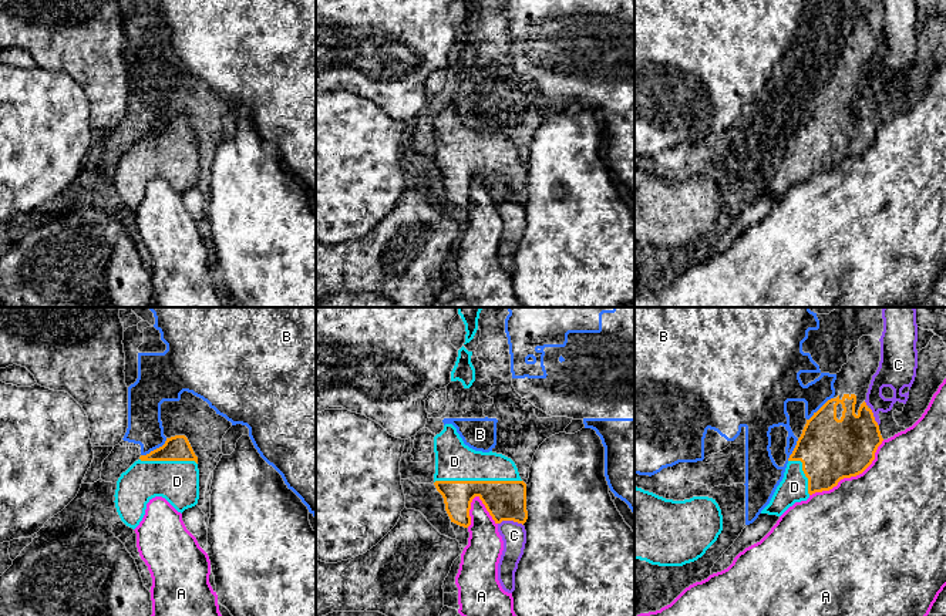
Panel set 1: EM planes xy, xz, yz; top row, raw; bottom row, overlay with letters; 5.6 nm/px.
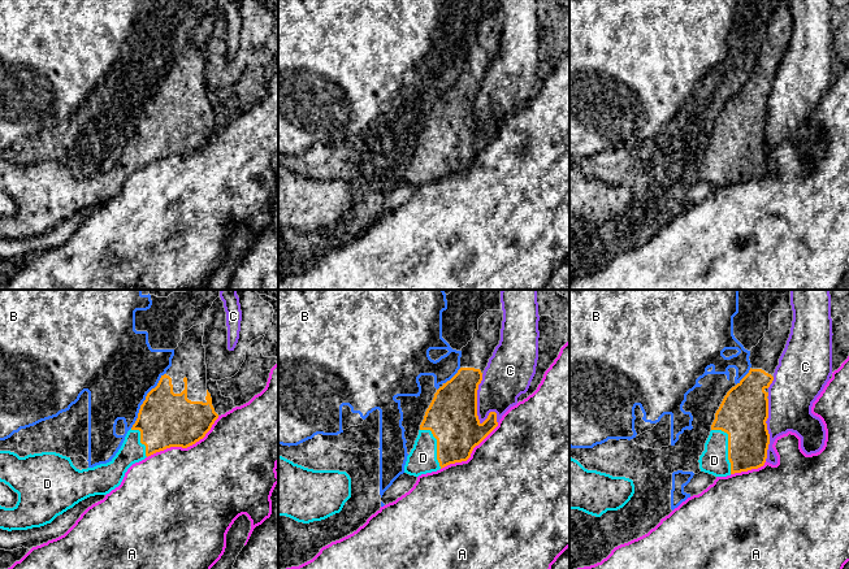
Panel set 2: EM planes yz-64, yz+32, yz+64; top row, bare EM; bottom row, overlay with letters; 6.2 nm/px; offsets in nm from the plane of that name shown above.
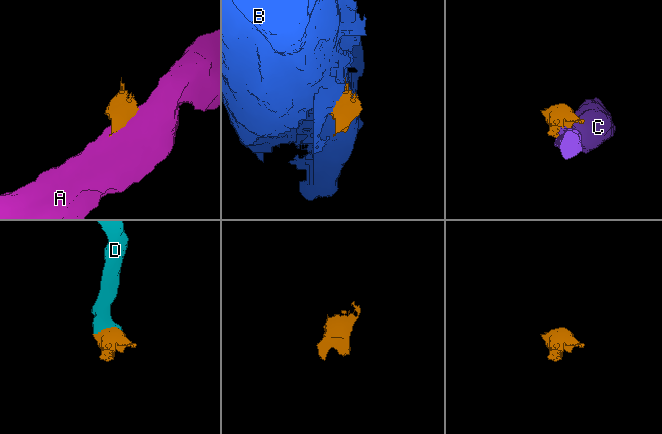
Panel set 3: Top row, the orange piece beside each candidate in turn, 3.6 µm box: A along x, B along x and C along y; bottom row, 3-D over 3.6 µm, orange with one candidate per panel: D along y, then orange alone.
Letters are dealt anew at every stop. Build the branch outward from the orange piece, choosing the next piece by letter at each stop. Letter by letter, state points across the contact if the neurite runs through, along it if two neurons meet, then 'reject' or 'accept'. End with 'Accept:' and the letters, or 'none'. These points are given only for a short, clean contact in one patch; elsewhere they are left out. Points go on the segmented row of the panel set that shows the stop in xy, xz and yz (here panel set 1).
A: reject
B: border xy (167, 438), (161, 445), (141, 455); reject
C: reject
D: accept
Accept: D

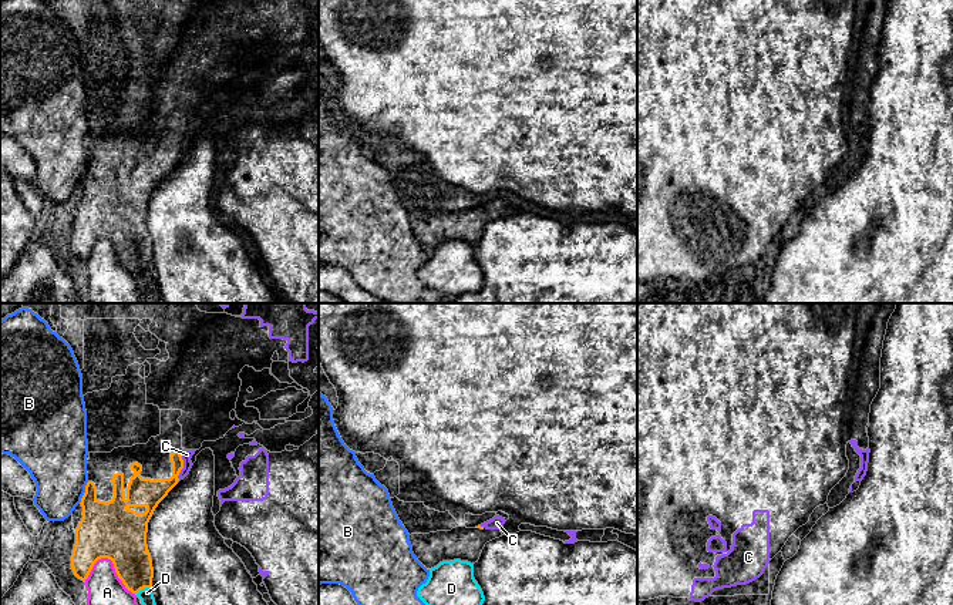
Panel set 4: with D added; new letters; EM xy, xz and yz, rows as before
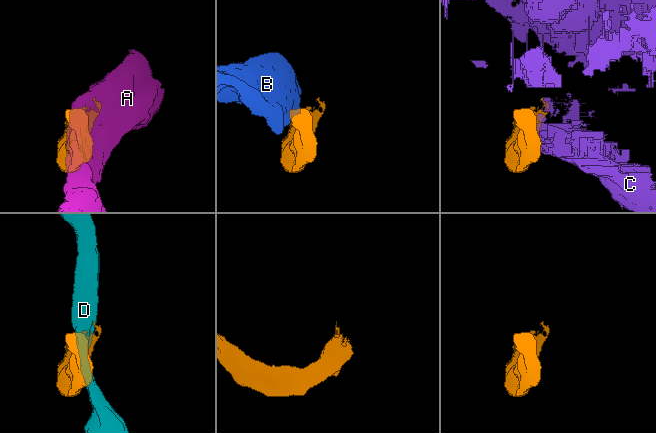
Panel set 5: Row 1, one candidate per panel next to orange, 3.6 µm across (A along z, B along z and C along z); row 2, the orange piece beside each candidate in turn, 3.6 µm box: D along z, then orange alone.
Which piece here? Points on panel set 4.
A: reject
B: border xy (88, 481), (78, 503); reject
C: border xy (181, 453), (182, 469), (178, 479); reject
D: reject
Accept: none

